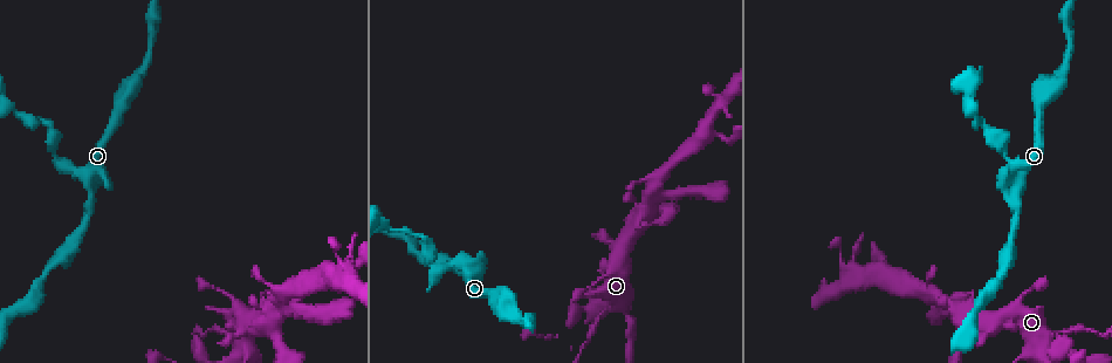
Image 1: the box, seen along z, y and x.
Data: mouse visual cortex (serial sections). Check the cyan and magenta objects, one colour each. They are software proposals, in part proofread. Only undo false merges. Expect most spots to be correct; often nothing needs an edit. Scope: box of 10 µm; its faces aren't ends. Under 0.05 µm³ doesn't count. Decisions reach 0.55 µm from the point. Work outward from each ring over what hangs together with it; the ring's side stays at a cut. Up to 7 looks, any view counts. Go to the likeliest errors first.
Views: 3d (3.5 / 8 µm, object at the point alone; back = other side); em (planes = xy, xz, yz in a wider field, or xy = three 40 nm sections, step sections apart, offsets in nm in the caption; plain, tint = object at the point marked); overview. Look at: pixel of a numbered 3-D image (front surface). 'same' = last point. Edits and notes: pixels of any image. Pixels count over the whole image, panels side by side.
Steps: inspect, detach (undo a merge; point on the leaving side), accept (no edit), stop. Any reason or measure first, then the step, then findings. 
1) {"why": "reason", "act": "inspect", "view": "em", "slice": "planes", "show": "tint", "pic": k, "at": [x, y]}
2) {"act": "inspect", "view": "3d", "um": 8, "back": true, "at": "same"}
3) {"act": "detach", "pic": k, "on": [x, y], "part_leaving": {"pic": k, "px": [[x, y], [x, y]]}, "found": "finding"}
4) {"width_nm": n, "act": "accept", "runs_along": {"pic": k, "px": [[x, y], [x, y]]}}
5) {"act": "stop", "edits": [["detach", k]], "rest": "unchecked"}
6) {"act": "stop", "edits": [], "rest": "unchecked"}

{"why": "a narrow waist", "act": "inspect", "view": "3d", "um": 8, "pic": 1, "at": [56, 158]}

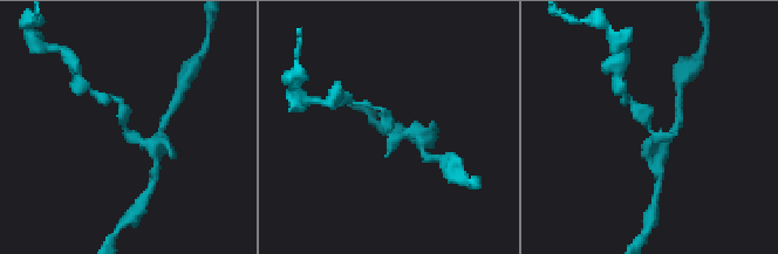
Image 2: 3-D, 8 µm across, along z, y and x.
{"why": "shape alone is not enough", "act": "inspect", "view": "em", "slice": "planes", "show": "tint", "at": "same"}

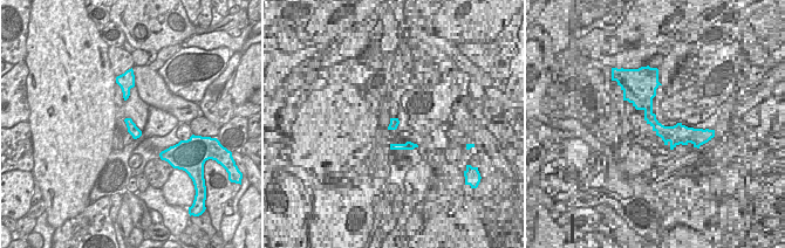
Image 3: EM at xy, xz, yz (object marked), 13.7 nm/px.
{"act": "accept", "found": "all the same cell"}

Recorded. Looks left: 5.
{"why": "narrows sharply", "act": "inspect", "view": "3d", "um": 3.5, "pic": 1, "at": [268, 313]}

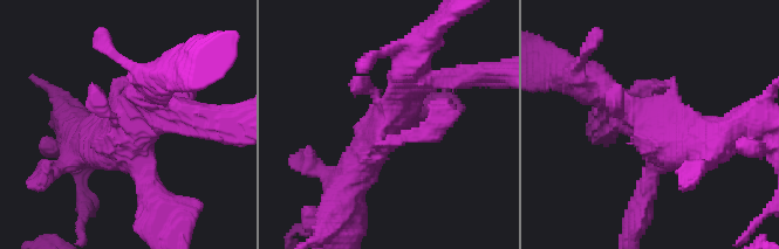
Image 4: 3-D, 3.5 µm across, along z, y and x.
{"act": "inspect", "view": "em", "slice": "xy", "step": 2, "show": "plain", "pic": 4, "at": [127, 123]}

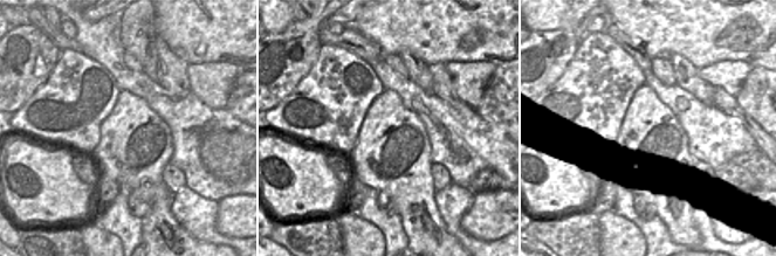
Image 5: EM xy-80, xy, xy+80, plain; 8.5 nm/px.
{"why": "with the object marked", "act": "inspect", "view": "em", "slice": "xy", "step": 2, "show": "tint", "at": "same"}

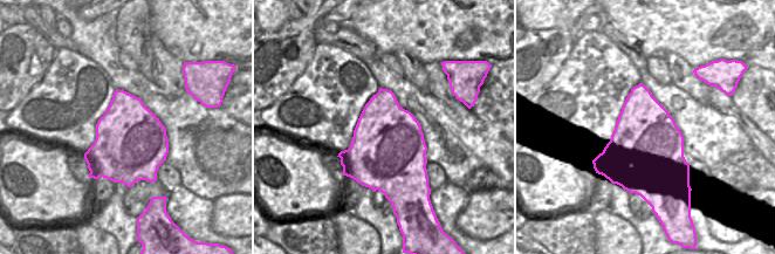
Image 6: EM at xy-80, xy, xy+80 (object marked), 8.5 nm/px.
{"width_nm": 650, "act": "accept", "runs_along": {"pic": 4, "px": [[344, 195], [395, 117], [405, 78]]}, "found": "all the same cell"}

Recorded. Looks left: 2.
{"why": "three-way junction", "act": "inspect", "view": "3d", "um": 8, "pic": 1, "at": [862, 278]}

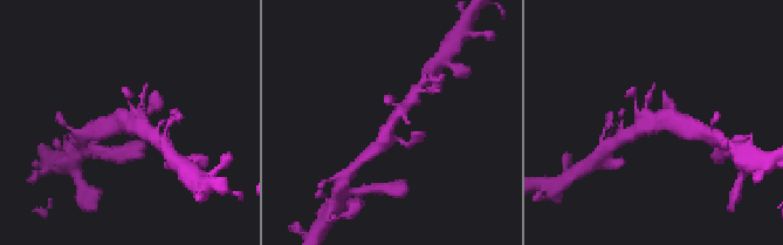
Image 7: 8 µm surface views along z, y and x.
{"why": "shape alone is not enough", "act": "inspect", "view": "em", "slice": "xy", "step": 5, "show": "tint", "at": "same"}

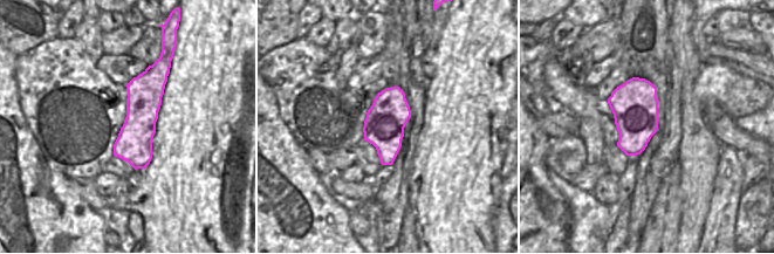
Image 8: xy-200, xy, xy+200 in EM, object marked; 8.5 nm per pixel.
{"act": "accept", "runs_along": {"pic": 7, "px": [[372, 150], [411, 100]]}, "found": "continuous, no second cell"}

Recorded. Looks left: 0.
{"act": "stop", "edits": [], "rest": "unchecked"}

